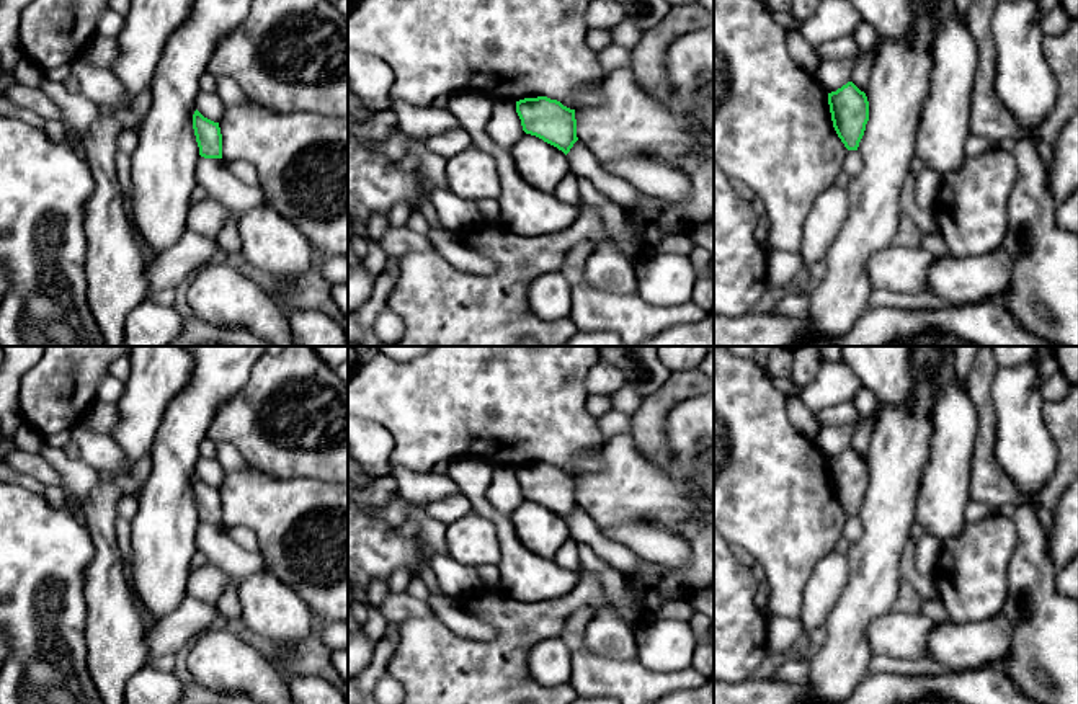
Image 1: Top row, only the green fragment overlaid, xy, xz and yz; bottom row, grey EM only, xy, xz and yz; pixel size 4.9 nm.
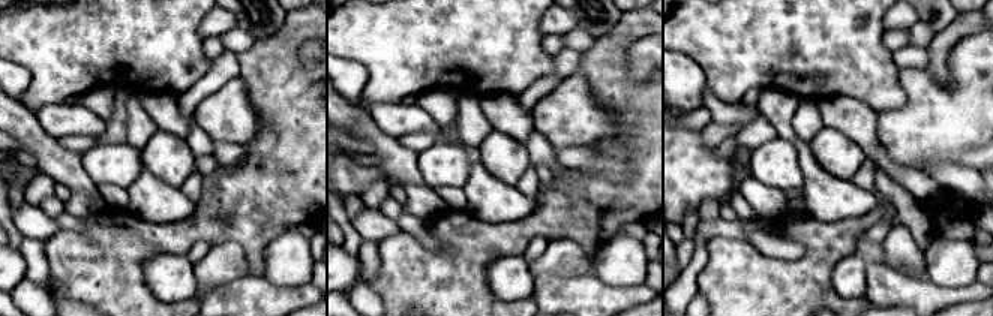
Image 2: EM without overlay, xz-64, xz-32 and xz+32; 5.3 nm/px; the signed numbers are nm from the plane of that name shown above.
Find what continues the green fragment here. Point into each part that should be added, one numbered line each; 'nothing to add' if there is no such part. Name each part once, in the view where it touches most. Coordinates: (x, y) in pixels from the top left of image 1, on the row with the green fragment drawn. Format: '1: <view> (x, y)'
nothing to add

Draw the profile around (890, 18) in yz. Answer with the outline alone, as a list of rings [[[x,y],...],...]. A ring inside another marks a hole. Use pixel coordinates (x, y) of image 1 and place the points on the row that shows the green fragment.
[[[851,0],[861,20],[872,25],[879,38],[906,38],[913,26],[913,0]]]

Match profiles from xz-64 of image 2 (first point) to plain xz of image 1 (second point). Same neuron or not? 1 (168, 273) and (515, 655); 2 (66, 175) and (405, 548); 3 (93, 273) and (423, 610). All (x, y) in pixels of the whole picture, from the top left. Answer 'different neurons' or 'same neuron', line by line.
1: different neurons
2: different neurons
3: different neurons

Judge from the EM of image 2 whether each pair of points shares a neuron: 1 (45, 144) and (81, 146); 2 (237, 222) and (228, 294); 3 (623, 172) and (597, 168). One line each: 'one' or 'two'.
1: two
2: two
3: one

